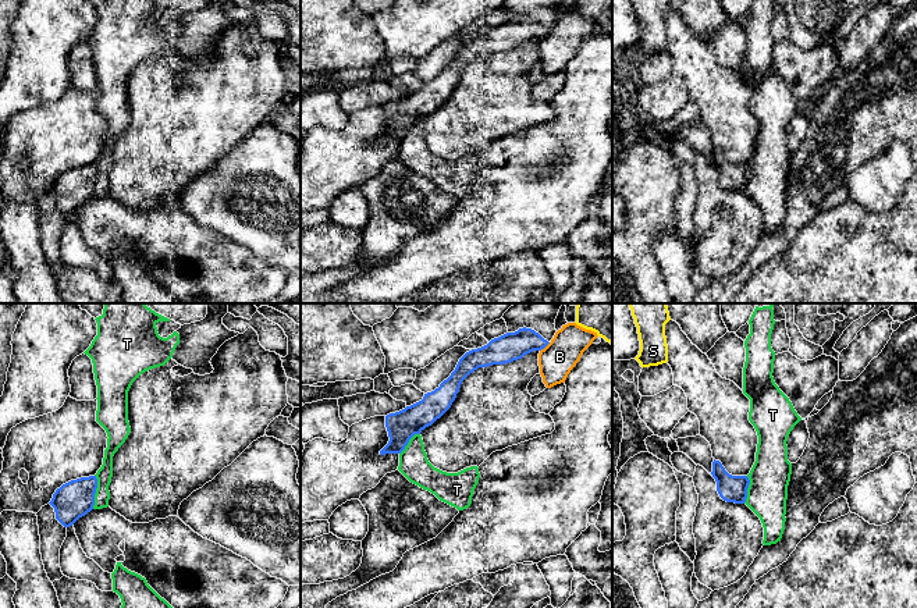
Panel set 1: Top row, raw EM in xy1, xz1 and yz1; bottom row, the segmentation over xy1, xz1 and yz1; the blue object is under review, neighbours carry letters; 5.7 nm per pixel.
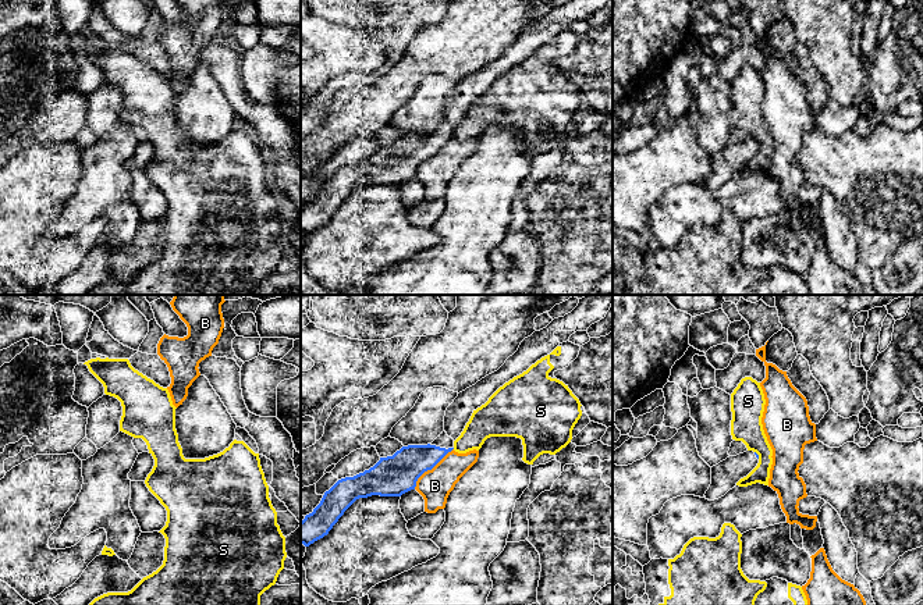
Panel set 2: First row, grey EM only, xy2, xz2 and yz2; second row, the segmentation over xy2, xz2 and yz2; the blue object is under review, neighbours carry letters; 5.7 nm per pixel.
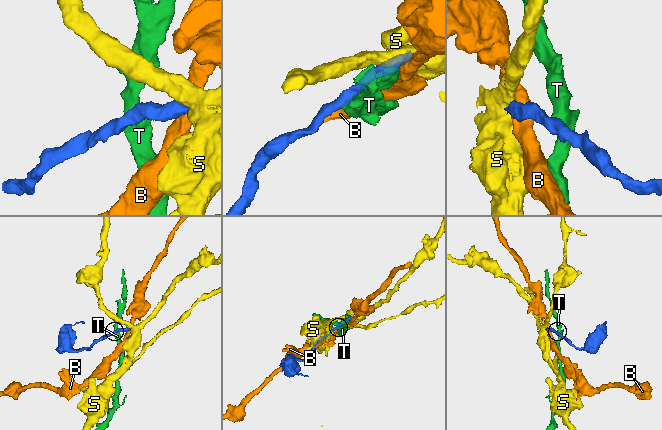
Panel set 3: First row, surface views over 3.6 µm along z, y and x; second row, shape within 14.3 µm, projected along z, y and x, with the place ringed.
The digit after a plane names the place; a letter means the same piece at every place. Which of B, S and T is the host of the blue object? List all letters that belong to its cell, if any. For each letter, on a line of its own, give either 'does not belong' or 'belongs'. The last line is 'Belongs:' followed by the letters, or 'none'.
B: does not belong
S: does not belong
T: does not belong
Belongs: none

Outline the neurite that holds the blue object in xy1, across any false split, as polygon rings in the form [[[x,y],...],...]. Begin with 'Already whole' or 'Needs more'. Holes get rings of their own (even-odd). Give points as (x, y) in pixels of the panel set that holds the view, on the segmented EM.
Already whole. [[[96,476],[71,480],[57,488],[49,502],[54,508],[56,519],[64,527],[72,526],[93,509],[96,488]]]

